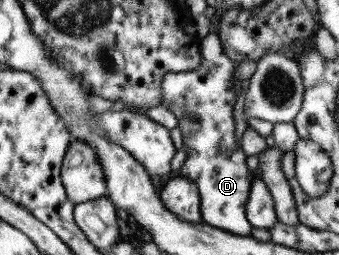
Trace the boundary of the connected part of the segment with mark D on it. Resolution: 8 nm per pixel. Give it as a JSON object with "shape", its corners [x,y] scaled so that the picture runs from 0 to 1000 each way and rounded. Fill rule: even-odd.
{"shape":[[[617,129],[611,141],[587,157],[593,216],[593,259],[581,267],[575,286],[534,290],[531,282],[493,282],[481,294],[475,333],[478,400],[475,408],[493,424],[522,471],[522,502],[534,518],[537,565],[552,584],[552,612],[540,631],[522,686],[552,694],[575,718],[584,745],[587,824],[596,871],[646,894],[684,922],[735,929],[743,886],[726,859],[720,808],[732,773],[740,710],[749,698],[723,643],[726,612],[711,592],[708,561],[693,537],[693,494],[684,459],[687,412],[699,376],[699,322],[684,306],[693,278],[696,243],[687,243],[658,216],[652,165],[634,129]],[[549,439],[563,439],[563,471],[549,459]]]}

